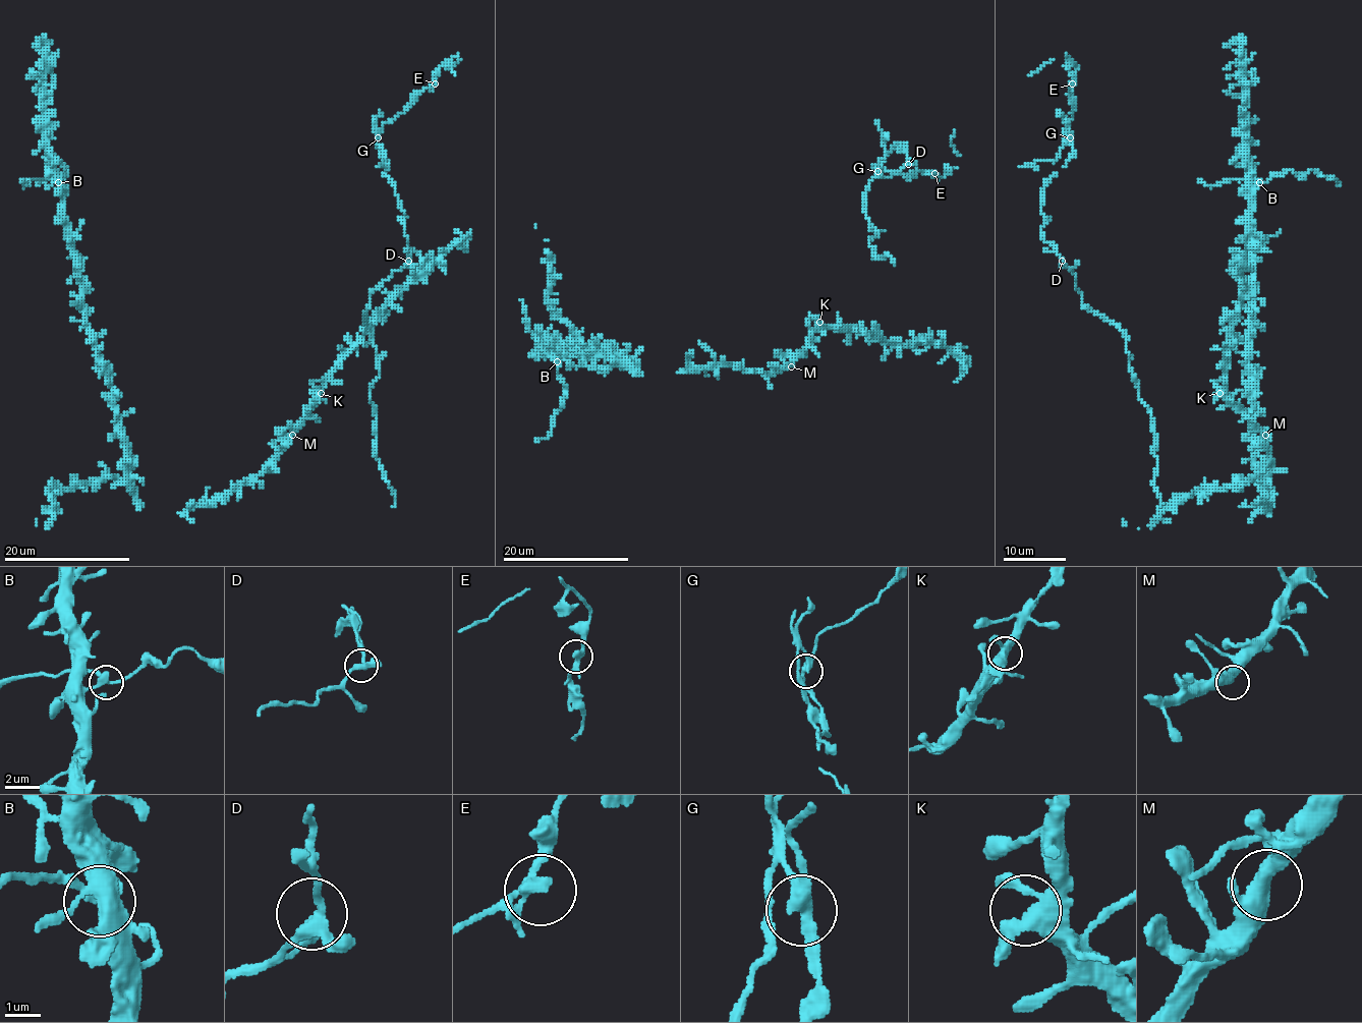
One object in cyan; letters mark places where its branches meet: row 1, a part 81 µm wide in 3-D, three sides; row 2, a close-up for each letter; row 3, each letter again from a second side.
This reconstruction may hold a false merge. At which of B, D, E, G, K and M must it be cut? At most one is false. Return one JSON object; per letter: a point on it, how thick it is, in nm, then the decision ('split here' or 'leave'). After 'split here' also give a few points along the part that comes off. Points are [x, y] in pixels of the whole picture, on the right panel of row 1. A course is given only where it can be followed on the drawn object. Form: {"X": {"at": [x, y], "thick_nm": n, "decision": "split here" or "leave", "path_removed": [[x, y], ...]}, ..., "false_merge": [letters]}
{"B": {"at": [1259, 182], "thick_nm": 280, "decision": "leave"}, "D": {"at": [1062, 261], "thick_nm": 260, "decision": "leave"}, "E": {"at": [1072, 83], "thick_nm": 300, "decision": "leave"}, "G": {"at": [1070, 137], "thick_nm": 280, "decision": "split here", "path_removed": [[1070, 137], [1055, 161], [1034, 161], [1020, 167]]}, "K": {"at": [1219, 393], "thick_nm": 360, "decision": "leave"}, "M": {"at": [1265, 435], "thick_nm": 400, "decision": "leave"}, "false_merge": ["G"]}

